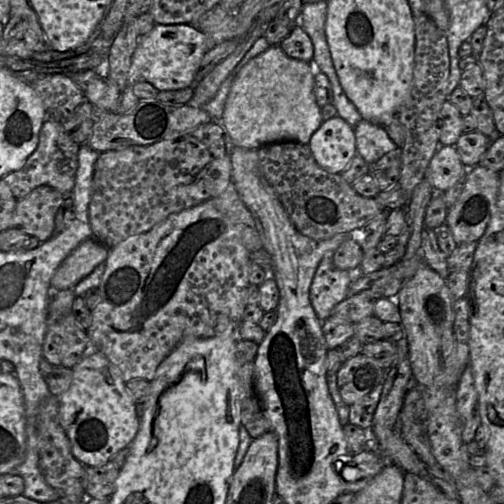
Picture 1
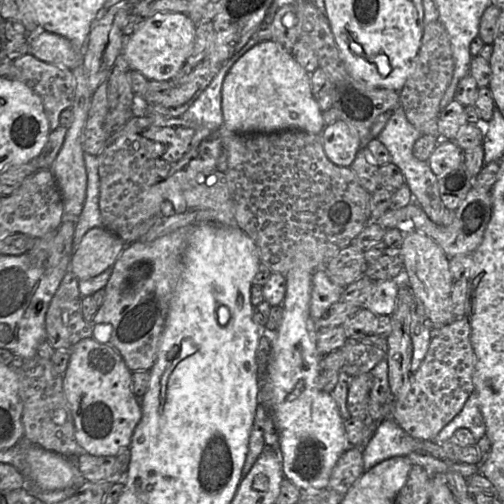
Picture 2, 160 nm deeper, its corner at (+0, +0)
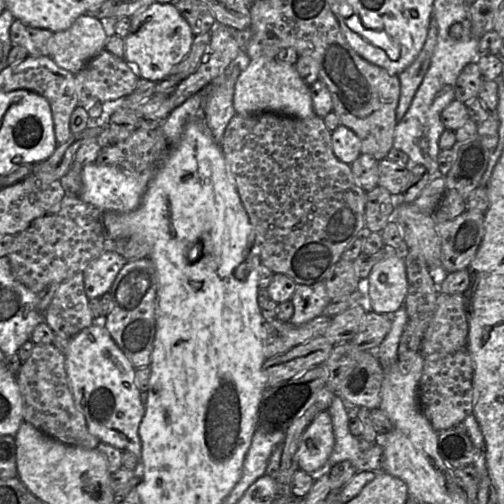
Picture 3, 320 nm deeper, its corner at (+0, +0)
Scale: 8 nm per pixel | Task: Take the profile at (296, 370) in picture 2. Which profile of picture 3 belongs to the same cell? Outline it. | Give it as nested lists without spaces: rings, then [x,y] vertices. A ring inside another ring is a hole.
[[[318,413],[303,431],[297,448],[299,469],[316,473],[329,459],[335,444],[333,423],[330,413]]]

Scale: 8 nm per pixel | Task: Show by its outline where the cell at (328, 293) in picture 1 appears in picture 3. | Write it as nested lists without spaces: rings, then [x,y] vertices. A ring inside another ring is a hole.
[[[319,281],[312,285],[297,284],[291,302],[294,313],[289,321],[293,325],[300,326],[322,316],[331,299],[325,282]]]

